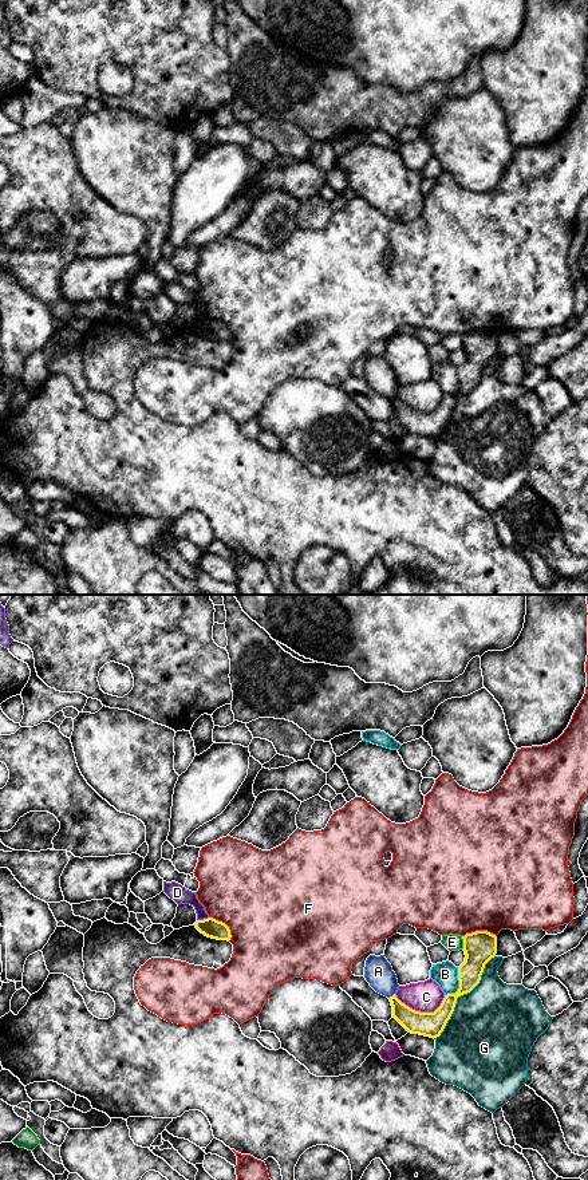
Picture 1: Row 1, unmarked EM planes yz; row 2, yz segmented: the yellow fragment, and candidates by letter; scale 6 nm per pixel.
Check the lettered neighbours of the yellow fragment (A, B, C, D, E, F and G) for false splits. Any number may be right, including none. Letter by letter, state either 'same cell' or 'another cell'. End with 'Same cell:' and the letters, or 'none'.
A: another cell
B: another cell
C: another cell
D: another cell
E: another cell
F: another cell
G: another cell
Same cell: none

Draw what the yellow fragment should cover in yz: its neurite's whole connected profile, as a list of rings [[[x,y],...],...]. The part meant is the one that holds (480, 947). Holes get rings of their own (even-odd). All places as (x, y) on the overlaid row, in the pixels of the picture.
[[[475,931],[462,936],[465,962],[458,967],[459,988],[445,995],[434,1013],[421,1013],[402,1003],[396,995],[390,997],[392,1017],[411,1034],[437,1038],[450,1019],[457,998],[470,992],[481,980],[485,964],[497,954],[497,936],[488,931]]]

